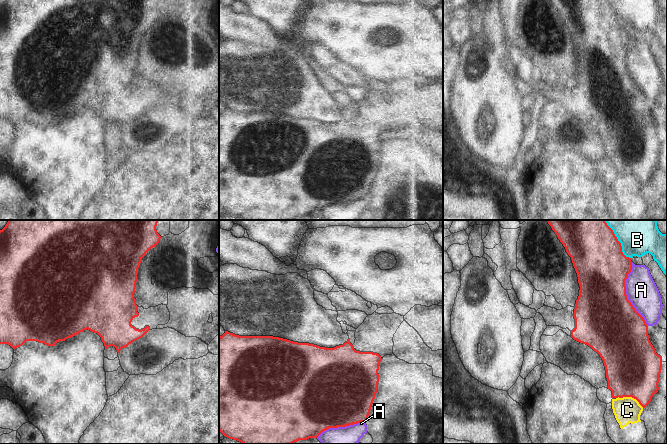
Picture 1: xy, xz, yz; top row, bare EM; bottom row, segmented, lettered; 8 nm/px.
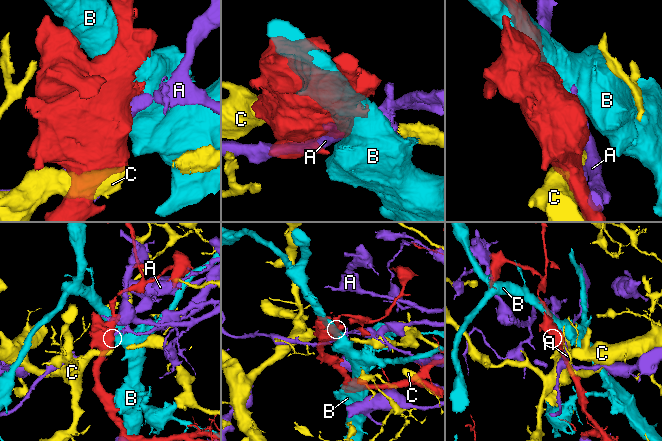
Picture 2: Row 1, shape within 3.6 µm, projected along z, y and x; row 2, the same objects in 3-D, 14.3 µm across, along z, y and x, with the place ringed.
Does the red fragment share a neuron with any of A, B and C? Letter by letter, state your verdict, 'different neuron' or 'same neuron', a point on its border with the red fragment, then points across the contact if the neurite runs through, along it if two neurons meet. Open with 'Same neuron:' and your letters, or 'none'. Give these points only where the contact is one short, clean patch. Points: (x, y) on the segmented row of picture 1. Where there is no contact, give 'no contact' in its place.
Same neuron: none
A: different neuron; meets red in yz at (625, 294)
B: different neuron; meets red in yz at (617, 240)
C: different neuron; meets red in yz at (630, 396)

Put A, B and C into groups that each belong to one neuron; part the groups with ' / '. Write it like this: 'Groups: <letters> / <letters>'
Groups: A / B / C.

